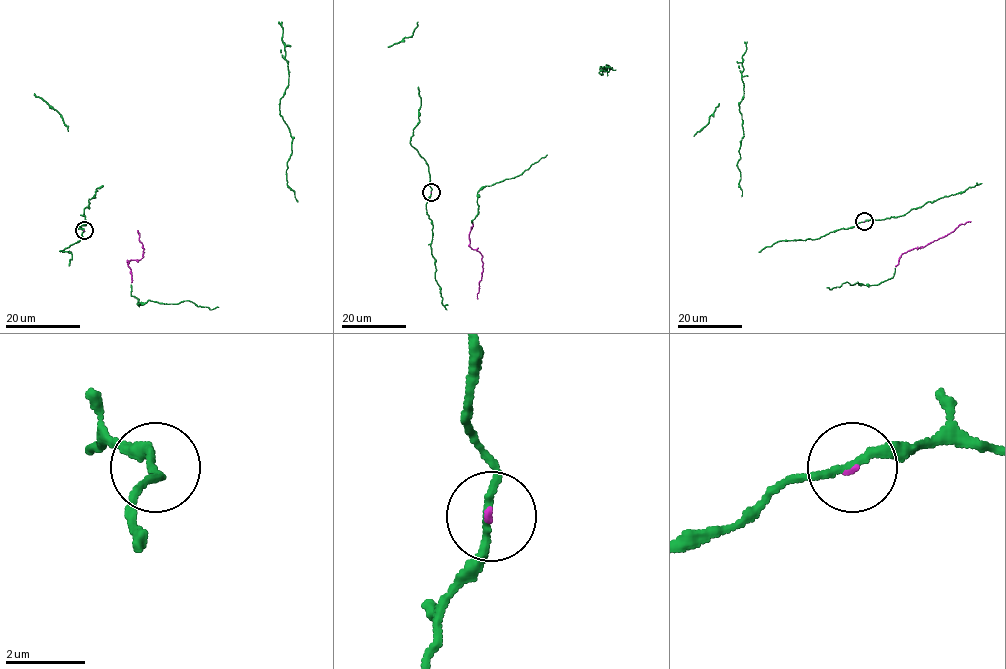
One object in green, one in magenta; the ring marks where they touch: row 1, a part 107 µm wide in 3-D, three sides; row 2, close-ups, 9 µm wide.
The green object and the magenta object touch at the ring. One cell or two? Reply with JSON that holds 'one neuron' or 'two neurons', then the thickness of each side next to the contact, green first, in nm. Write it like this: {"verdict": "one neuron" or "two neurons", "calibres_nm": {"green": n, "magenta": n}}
{"verdict": "one neuron", "calibres_nm": {"green": 190, "magenta": 60}}

